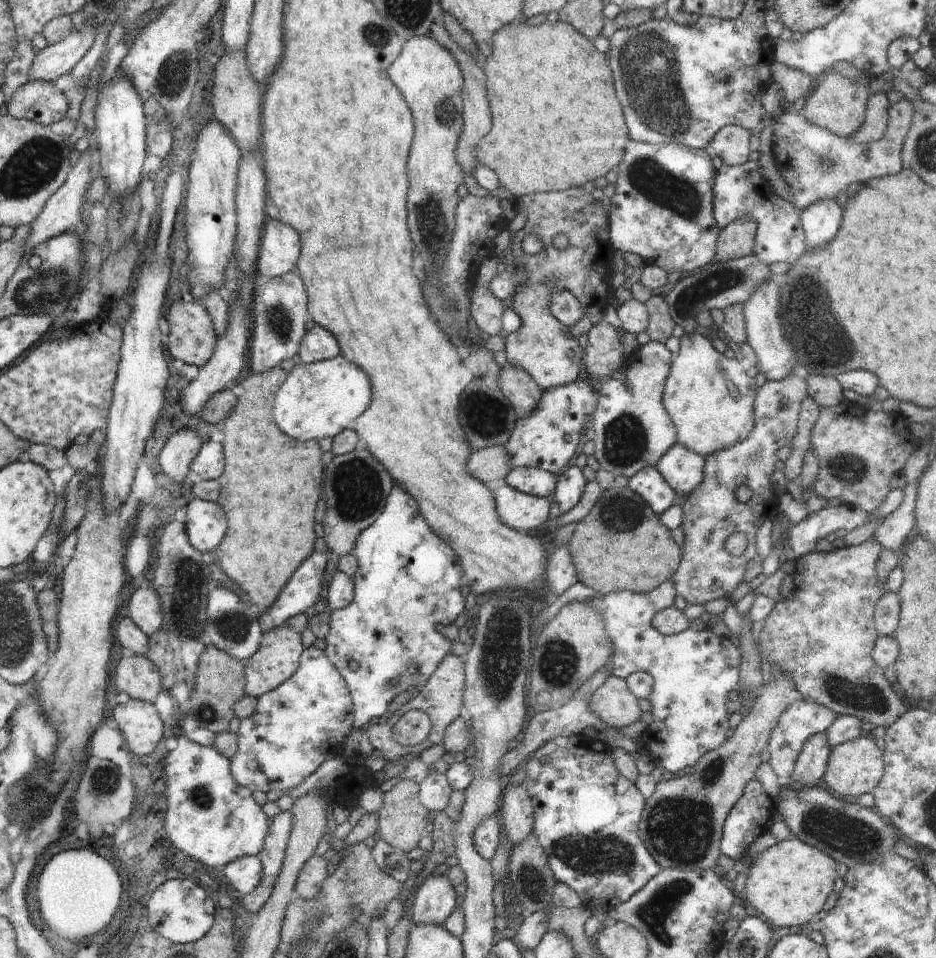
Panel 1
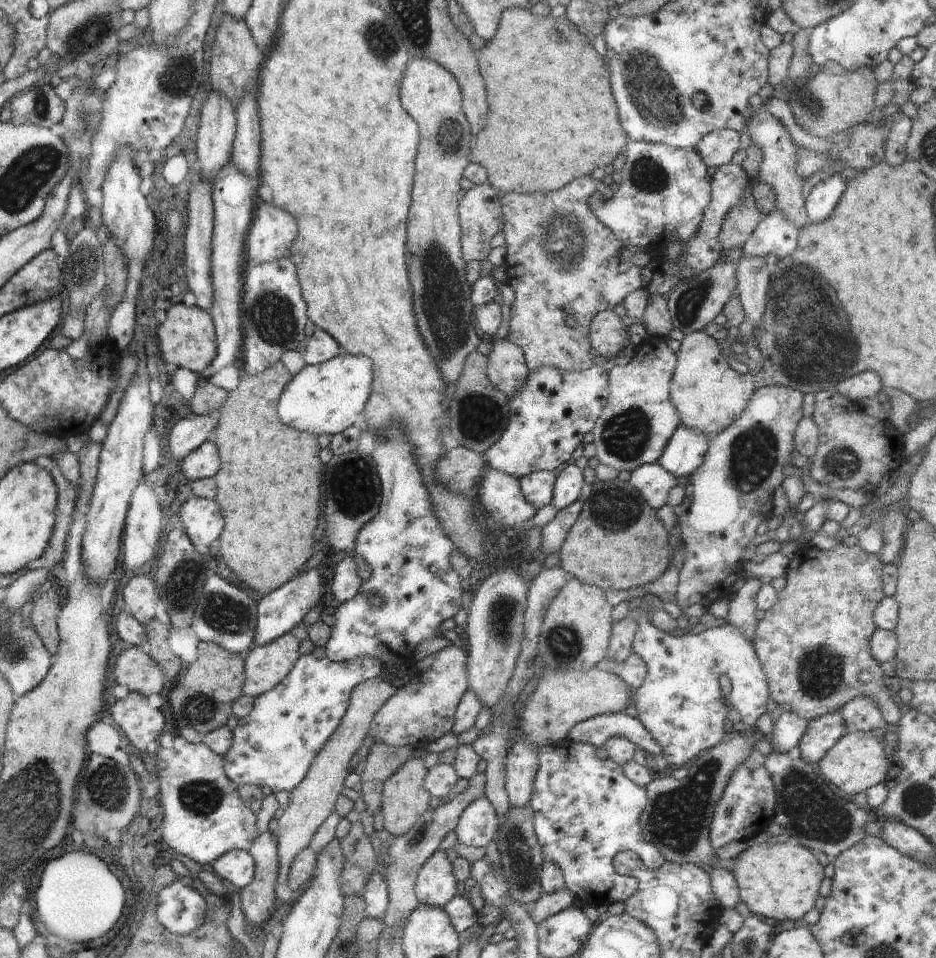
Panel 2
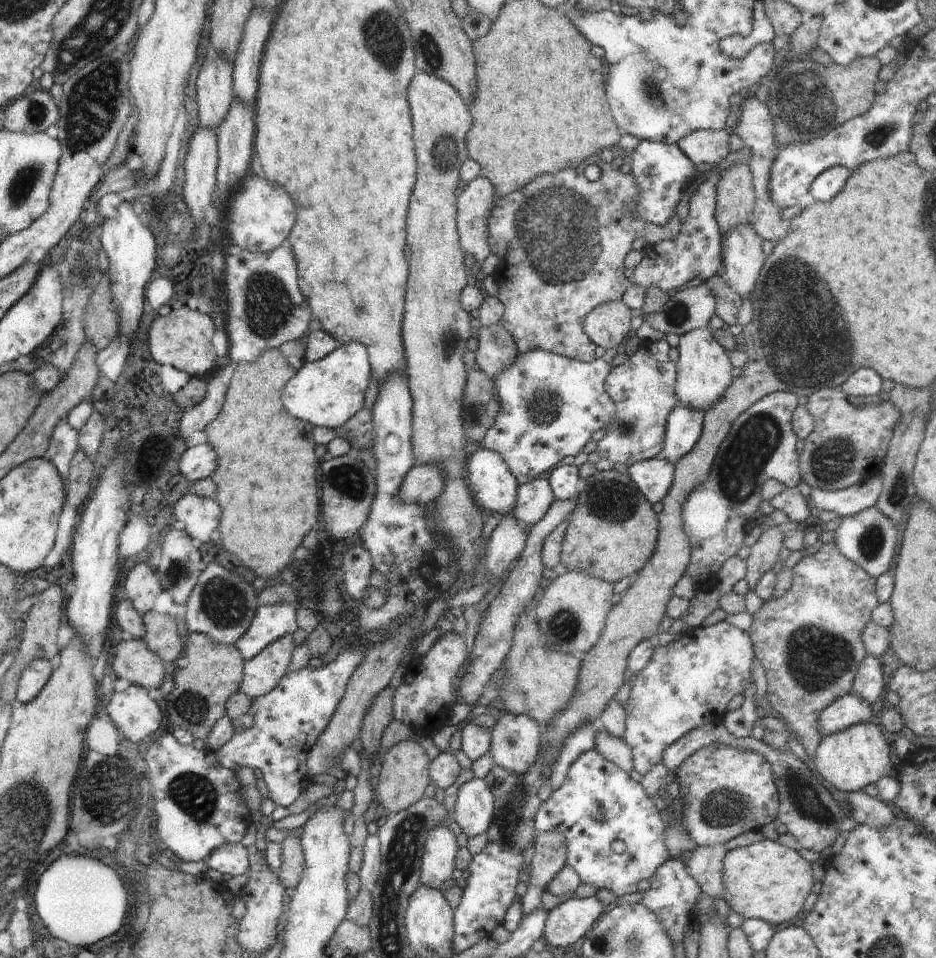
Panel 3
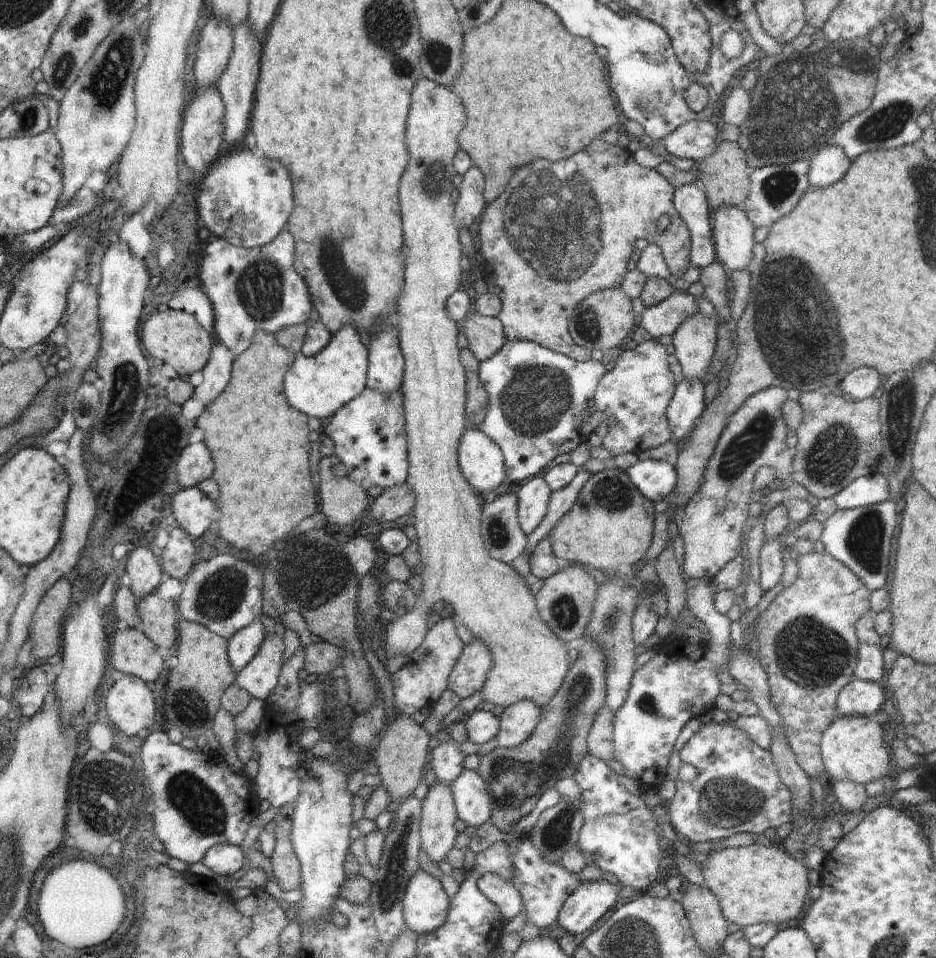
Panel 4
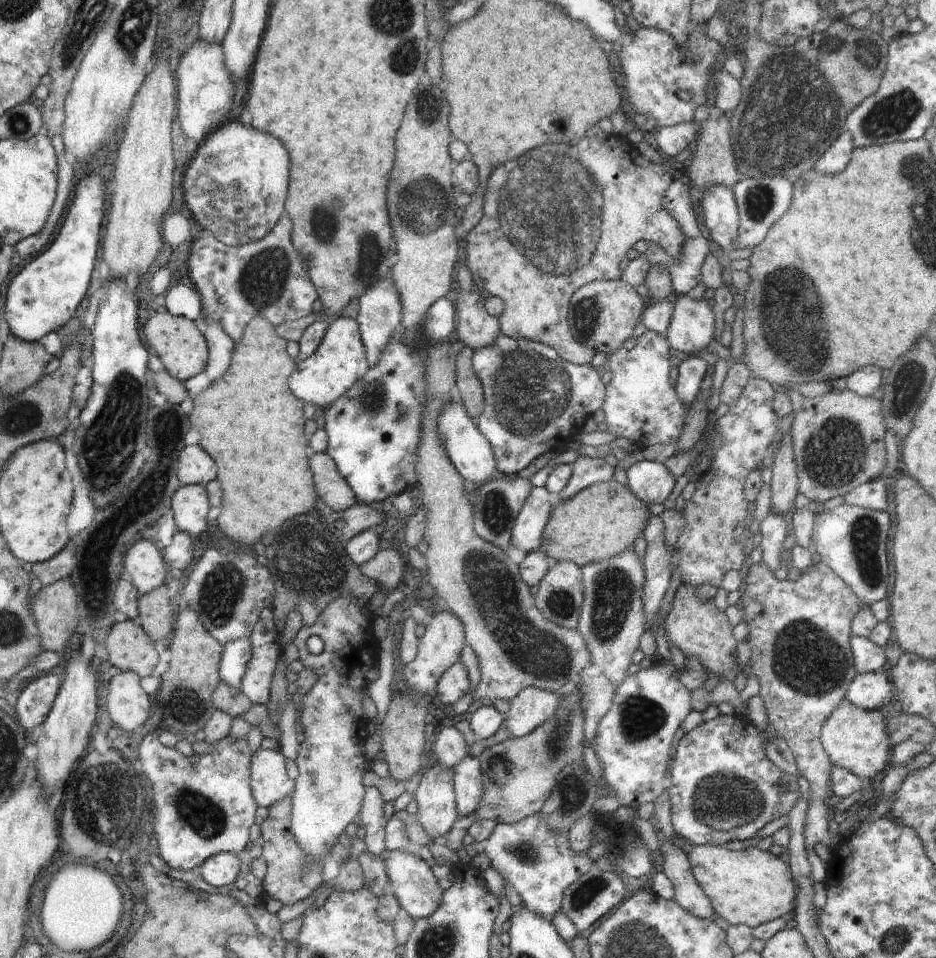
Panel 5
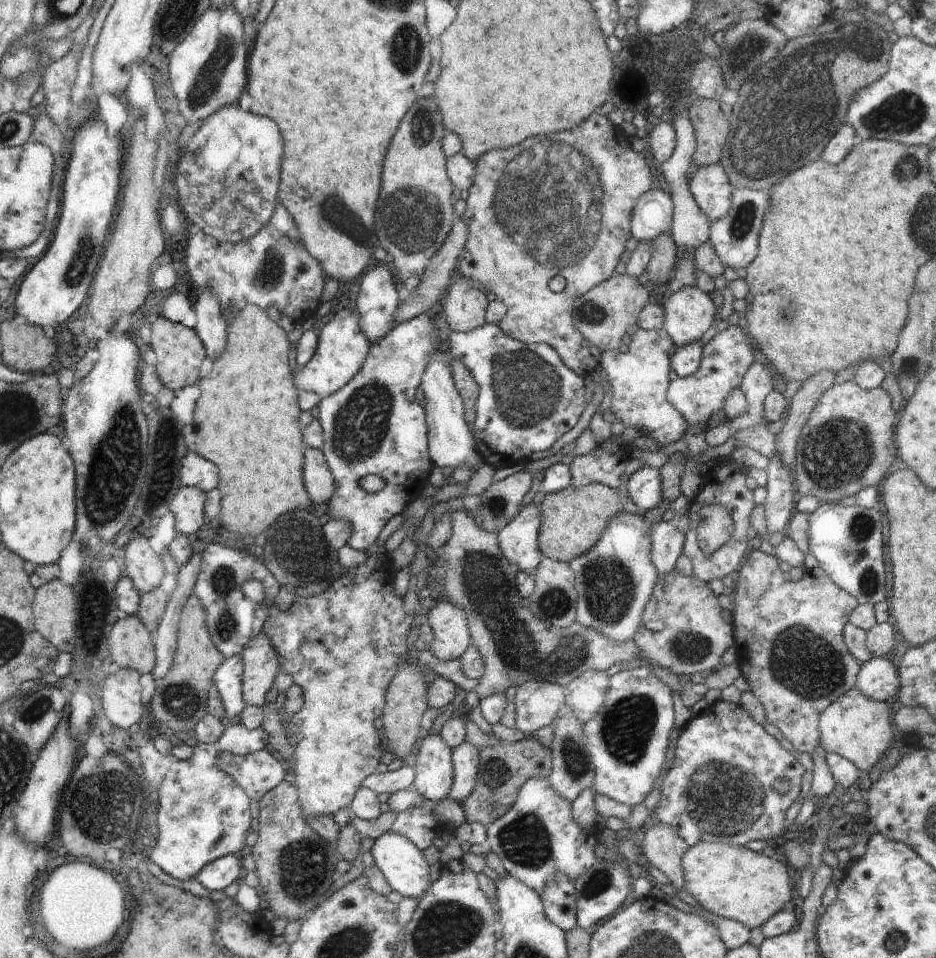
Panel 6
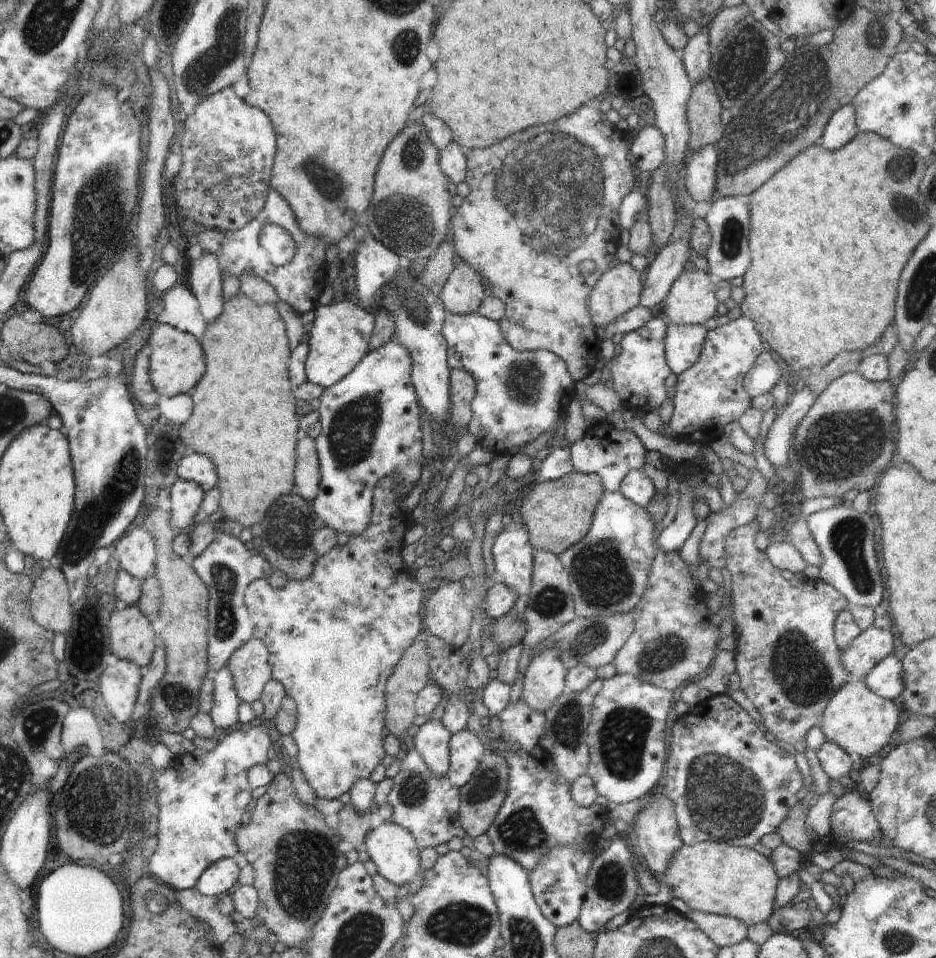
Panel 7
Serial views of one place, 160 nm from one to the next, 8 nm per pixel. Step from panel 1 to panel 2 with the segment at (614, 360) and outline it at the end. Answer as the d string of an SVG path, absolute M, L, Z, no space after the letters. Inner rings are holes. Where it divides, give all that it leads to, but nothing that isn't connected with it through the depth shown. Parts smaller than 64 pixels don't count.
M613 310L598 313L589 326L589 339L596 351L614 358L629 344L627 327Z

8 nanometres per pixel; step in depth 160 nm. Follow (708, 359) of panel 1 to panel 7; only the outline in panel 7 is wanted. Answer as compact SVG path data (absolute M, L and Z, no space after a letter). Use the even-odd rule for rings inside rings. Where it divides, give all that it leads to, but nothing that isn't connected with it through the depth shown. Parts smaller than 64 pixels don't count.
M684 269L661 304L664 314L675 325L703 325L716 314L716 286L700 269Z

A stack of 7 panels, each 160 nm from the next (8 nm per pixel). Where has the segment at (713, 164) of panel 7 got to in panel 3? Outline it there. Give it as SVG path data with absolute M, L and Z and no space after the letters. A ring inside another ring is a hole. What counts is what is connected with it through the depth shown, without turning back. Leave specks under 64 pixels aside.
M748 223L739 224L722 234L724 278L741 298L752 300L752 289L760 278L766 259L762 241L763 238Z

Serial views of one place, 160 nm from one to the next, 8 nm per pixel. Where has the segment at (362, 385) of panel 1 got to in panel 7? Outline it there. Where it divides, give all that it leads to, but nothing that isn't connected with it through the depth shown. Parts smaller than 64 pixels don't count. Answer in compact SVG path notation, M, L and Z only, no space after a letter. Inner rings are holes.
M342 300L329 305L319 304L306 341L309 353L305 362L307 379L325 389L348 376L364 358L375 329L375 315L356 302Z

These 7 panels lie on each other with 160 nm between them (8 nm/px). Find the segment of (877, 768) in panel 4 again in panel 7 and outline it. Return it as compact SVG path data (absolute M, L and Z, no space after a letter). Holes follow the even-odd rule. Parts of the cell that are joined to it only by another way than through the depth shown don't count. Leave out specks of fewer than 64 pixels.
M853 678L832 695L820 727L829 741L839 744L858 764L863 764L890 744L892 734L899 728L899 712L893 701L878 696L863 680Z

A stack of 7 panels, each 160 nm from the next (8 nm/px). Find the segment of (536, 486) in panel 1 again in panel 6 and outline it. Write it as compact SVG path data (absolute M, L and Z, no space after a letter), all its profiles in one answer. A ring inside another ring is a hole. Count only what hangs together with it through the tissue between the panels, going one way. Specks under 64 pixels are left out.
M532 502L496 535L504 558L524 572L535 570L541 562L543 554L538 546L540 520L540 508Z

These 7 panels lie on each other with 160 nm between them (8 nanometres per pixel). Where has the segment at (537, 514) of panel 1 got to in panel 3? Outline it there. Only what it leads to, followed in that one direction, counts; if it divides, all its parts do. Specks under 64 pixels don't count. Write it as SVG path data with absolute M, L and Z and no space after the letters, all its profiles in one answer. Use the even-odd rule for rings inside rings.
M480 447L466 458L464 472L474 500L490 512L512 514L519 484L497 452Z

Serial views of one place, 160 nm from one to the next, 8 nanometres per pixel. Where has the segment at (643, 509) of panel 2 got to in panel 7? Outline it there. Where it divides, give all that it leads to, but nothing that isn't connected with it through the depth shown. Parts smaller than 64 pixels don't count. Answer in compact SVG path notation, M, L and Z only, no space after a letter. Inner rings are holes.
M574 471L555 481L538 480L533 483L527 493L524 492L523 495L526 497L519 509L522 515L522 524L527 528L531 545L536 551L550 551L555 555L559 555L574 543L582 540L590 528L596 505L605 490L606 488L603 486L602 479L597 474L586 474Z

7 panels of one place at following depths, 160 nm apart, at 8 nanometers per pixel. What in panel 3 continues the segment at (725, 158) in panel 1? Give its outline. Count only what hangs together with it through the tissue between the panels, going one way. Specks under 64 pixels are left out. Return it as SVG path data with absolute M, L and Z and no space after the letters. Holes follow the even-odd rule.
M700 129L677 140L676 146L683 150L695 164L721 164L730 154L729 130Z

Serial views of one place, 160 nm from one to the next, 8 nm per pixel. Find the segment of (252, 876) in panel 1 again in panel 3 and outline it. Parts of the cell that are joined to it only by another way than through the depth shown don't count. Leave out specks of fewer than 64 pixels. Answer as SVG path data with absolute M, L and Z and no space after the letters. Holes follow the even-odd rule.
M242 843L219 846L204 860L209 868L232 877L244 874L248 867L251 866L247 847L242 845Z

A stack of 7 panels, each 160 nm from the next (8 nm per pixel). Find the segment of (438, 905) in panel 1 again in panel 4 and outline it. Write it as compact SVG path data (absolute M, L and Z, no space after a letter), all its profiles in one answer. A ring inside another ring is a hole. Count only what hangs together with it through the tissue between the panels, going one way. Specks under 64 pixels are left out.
M437 781L430 785L422 800L419 833L421 846L436 864L445 860L446 854L454 846L458 830L454 822L458 820L455 802L450 786Z

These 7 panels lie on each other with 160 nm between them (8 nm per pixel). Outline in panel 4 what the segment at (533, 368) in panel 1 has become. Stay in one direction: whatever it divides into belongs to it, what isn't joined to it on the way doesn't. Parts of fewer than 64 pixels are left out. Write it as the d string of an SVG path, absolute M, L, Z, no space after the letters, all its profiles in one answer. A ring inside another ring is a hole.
M598 137L584 150L576 152L574 156L570 156L568 160L560 160L560 162L548 162L548 160L534 160L532 164L528 166L521 166L518 170L515 170L514 174L509 178L505 189L500 193L500 196L496 197L491 203L486 204L484 207L482 216L479 218L478 223L475 225L474 238L479 242L479 251L486 262L486 282L487 290L493 292L500 298L502 308L498 318L503 324L505 335L508 339L527 340L541 344L547 349L560 353L561 355L569 356L571 359L586 362L591 359L590 350L577 345L569 333L569 321L573 315L575 308L582 302L587 296L590 296L593 292L598 292L604 289L613 289L621 286L624 277L626 276L627 269L626 263L630 260L630 254L635 250L634 242L638 238L645 238L661 248L663 256L665 257L665 263L669 268L669 271L675 277L681 277L688 268L690 260L691 249L691 236L686 224L677 214L673 203L674 187L672 184L656 169L649 169L648 167L642 167L634 159L632 153L626 148L623 149L618 145L611 145L606 143L601 137ZM666 215L669 218L669 225L662 231L659 231L658 221L661 216Z

